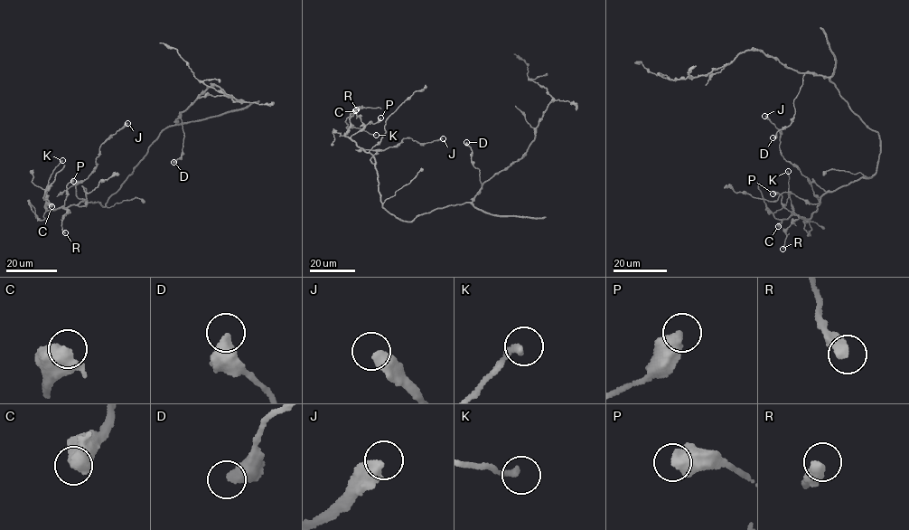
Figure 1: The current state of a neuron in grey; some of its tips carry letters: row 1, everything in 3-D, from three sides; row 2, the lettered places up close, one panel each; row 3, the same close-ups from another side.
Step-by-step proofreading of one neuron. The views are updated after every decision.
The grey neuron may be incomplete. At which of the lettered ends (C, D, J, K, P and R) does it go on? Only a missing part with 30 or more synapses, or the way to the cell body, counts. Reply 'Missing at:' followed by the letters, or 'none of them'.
Missing at: none of them

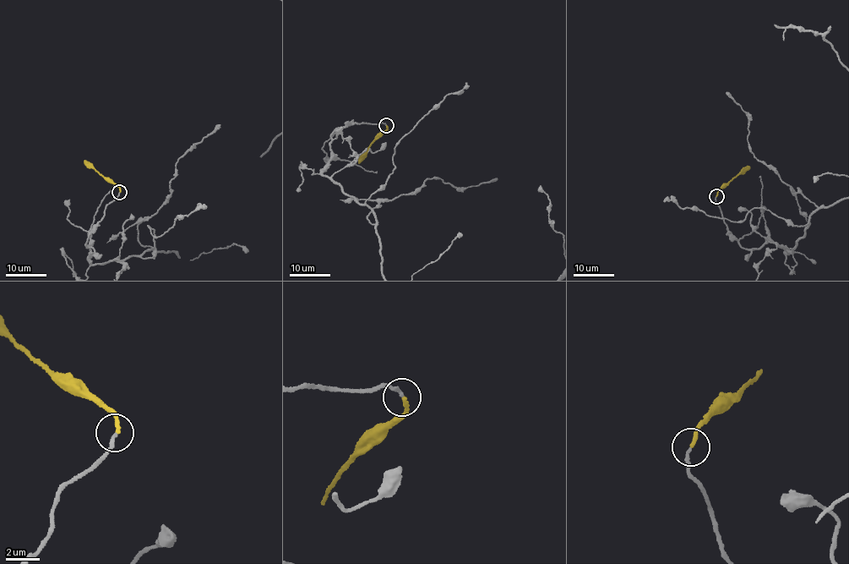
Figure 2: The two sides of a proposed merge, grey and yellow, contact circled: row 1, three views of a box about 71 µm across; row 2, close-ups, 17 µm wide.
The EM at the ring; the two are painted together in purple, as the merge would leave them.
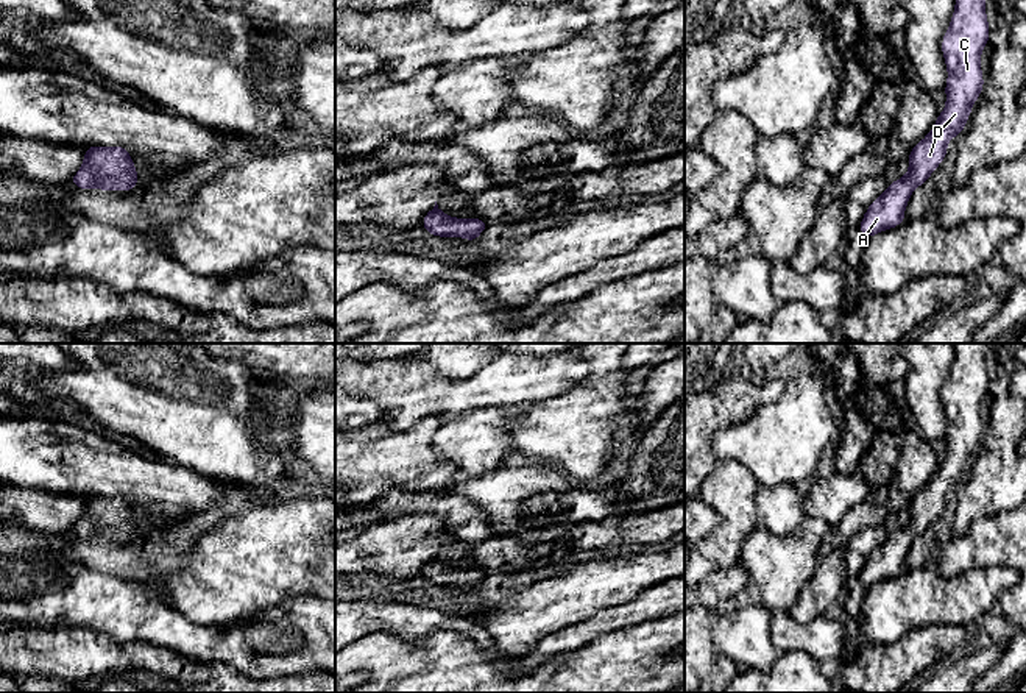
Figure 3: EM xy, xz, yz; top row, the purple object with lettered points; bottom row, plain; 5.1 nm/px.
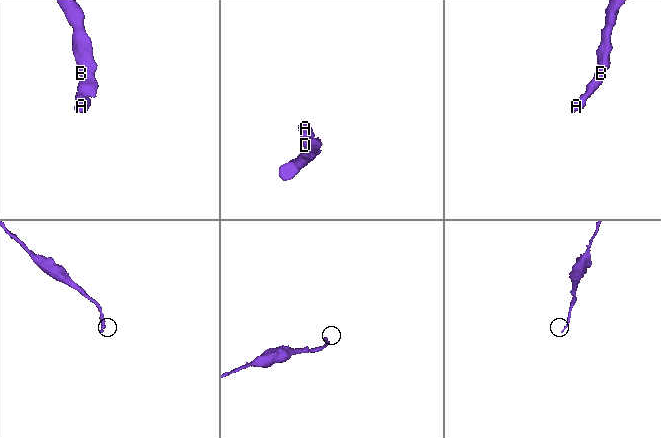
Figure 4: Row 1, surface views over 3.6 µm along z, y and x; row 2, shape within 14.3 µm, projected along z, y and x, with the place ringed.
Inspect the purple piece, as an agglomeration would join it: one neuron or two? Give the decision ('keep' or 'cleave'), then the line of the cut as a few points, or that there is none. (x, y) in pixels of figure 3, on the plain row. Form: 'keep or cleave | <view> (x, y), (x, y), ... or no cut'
keep | no cut

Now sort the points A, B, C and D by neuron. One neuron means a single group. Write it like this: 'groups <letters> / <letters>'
groups A B C D

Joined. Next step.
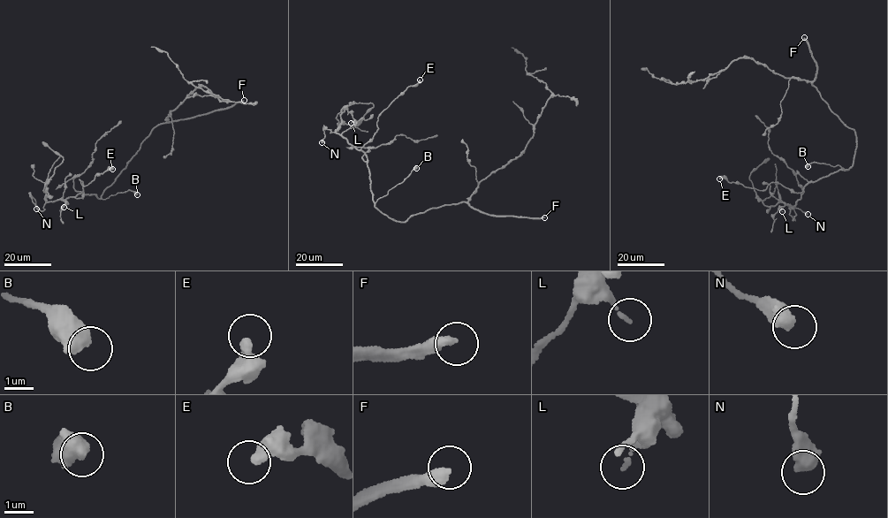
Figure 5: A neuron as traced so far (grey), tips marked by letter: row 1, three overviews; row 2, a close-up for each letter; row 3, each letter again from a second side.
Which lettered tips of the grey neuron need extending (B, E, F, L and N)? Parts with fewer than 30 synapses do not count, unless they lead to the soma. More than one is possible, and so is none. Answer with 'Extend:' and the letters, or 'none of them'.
Extend: F

